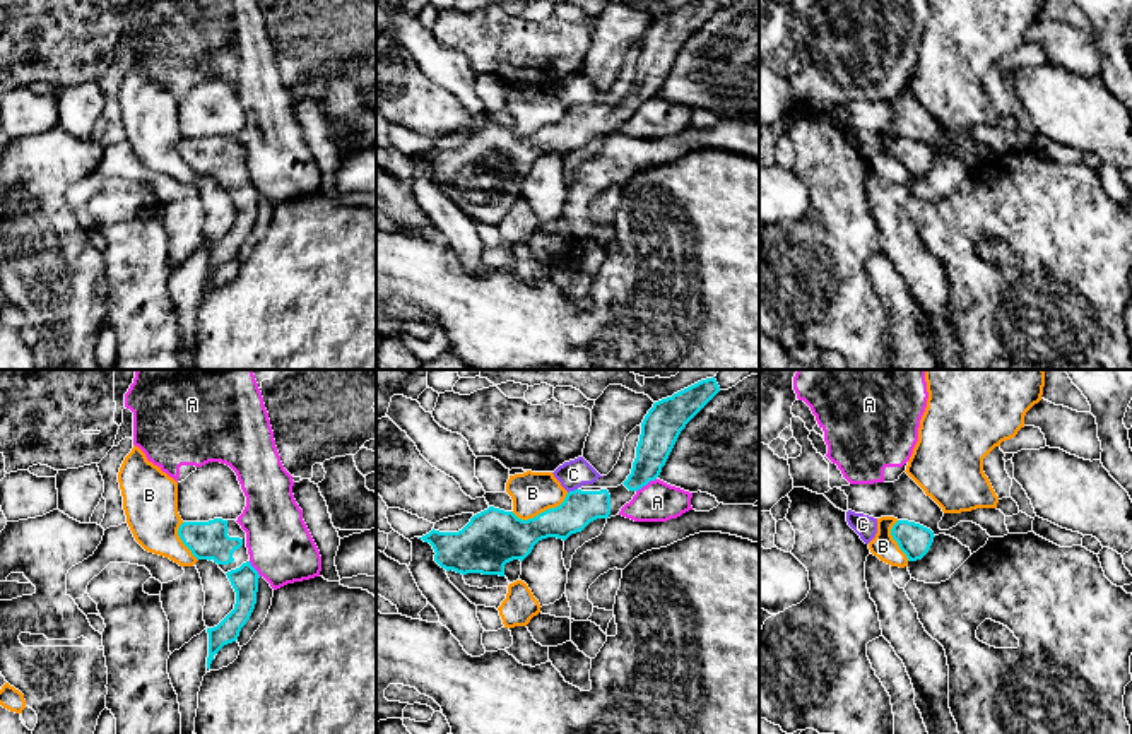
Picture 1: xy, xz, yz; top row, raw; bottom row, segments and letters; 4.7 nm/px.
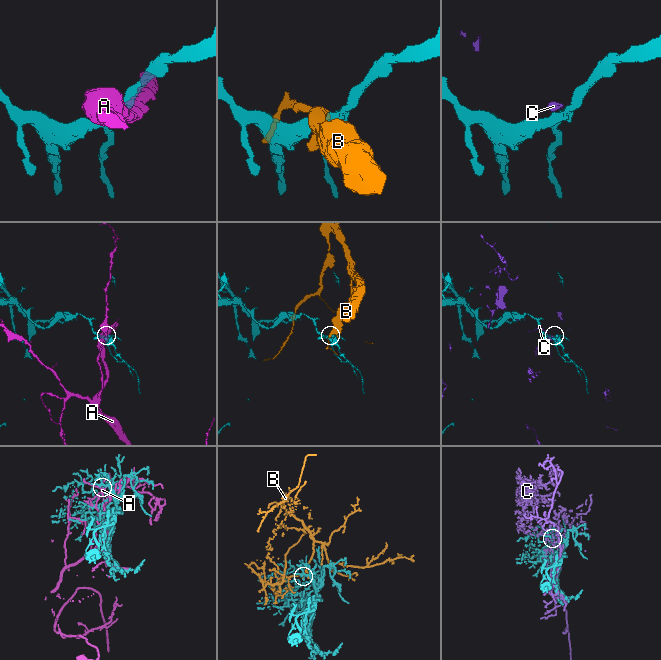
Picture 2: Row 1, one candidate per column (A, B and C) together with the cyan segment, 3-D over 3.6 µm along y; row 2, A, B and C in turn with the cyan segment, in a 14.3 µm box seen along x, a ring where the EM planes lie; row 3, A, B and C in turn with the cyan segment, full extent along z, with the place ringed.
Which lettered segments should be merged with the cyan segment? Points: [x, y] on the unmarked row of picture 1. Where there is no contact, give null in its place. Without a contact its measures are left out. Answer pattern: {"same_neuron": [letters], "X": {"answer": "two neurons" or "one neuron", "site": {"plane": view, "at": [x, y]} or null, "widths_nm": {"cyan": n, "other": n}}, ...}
{"same_neuron": [], "A": {"answer": "two neurons", "site": {"plane": "xz", "at": [645, 101]}, "widths_nm": {"cyan": 180, "other": 190}}, "B": {"answer": "two neurons", "site": {"plane": "xz", "at": [542, 129]}, "widths_nm": {"cyan": 260, "other": 200}}, "C": {"answer": "two neurons", "site": {"plane": "xz", "at": [571, 108]}, "widths_nm": {"cyan": 160, "other": 140}}}

